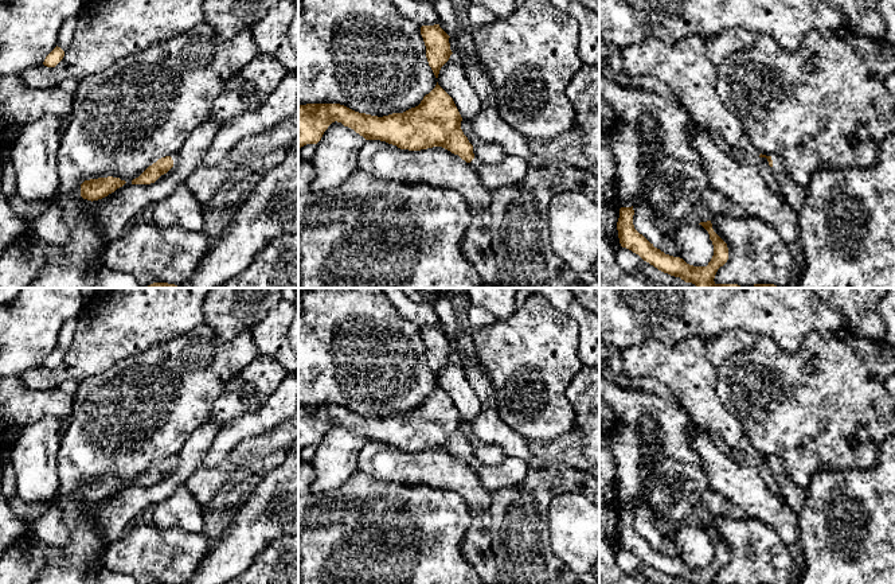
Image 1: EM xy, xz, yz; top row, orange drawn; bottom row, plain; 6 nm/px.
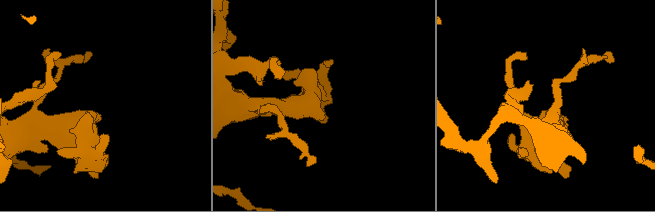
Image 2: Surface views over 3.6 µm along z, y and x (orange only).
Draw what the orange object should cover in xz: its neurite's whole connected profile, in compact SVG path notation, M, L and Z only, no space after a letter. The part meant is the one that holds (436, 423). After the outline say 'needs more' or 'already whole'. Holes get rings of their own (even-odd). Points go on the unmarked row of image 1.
M438 386L423 398L421 405L403 414L392 414L378 418L355 413L340 405L306 405L298 406L298 448L317 445L332 424L341 424L353 431L366 441L380 441L396 447L400 451L421 452L433 448L442 448L469 464L480 476L482 484L489 490L520 484L529 468L517 458L507 458L499 466L482 466L474 459L473 447L461 431L462 418L453 400Z | needs more

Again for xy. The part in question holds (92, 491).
M113 478L85 482L81 486L81 498L91 503L98 502L114 494L125 484L125 482Z | already whole

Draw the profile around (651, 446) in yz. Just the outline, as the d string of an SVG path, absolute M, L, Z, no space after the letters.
M642 417L640 424L641 431L641 451L646 460L652 460L657 453L663 453L663 444L654 433L656 421L650 417Z

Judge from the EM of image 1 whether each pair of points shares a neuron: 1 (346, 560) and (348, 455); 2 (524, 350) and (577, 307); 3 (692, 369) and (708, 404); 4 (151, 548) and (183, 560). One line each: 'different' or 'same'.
1: different
2: different
3: same
4: same

